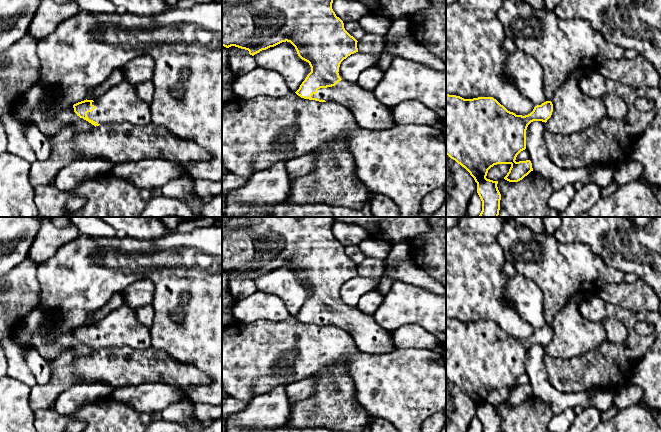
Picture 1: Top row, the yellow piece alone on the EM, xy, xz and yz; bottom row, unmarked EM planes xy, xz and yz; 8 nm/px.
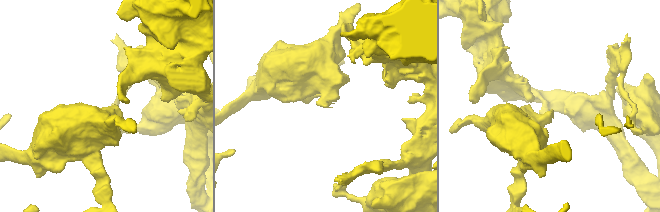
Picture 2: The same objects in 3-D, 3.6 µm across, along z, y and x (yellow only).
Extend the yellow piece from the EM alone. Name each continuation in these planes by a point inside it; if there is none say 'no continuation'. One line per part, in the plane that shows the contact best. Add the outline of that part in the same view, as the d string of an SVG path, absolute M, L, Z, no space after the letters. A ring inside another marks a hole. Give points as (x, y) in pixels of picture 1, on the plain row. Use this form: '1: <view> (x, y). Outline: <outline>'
1: xz (370, 338). Outline: M341 304L335 310L318 313L311 321L347 331L365 354L384 354L396 349L392 332L379 326L373 315L364 314L357 307Z

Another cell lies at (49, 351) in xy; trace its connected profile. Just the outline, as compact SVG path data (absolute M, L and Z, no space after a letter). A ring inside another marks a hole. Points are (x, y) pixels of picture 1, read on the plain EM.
M48 315L42 322L41 330L31 340L30 347L34 348L46 362L53 361L64 350L71 350L75 357L88 356L95 352L94 349L80 342L74 336L73 329L49 342L47 335L56 323L56 319Z

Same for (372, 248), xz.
M370 237L362 241L358 246L365 257L381 260L385 260L391 250L391 244Z

